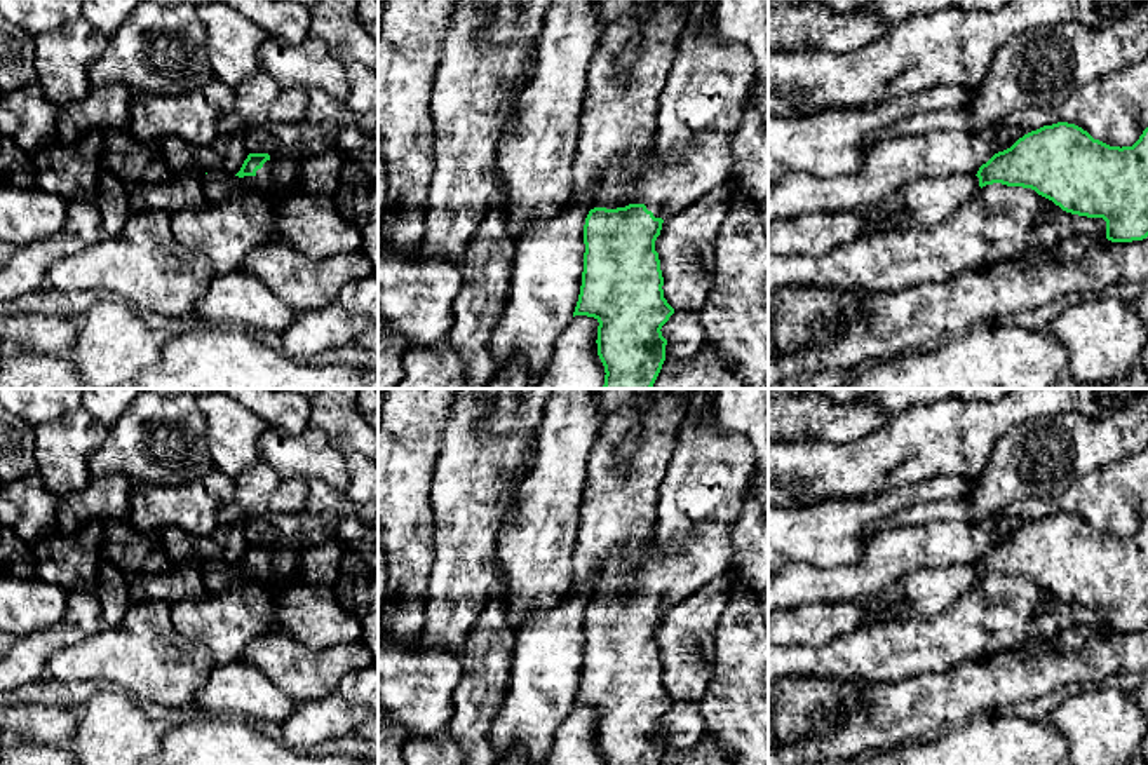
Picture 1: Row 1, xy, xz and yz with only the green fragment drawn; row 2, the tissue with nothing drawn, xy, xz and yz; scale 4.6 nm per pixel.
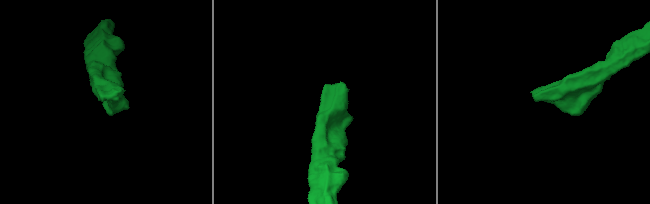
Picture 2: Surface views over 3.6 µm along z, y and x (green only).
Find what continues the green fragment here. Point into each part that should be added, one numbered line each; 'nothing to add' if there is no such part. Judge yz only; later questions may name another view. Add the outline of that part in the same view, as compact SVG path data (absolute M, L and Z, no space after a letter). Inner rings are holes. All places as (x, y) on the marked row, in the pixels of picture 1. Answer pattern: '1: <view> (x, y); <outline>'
1: yz (927, 201); M967 173L920 178L876 206L850 211L866 220L864 234L932 227L948 220L979 188L979 178Z

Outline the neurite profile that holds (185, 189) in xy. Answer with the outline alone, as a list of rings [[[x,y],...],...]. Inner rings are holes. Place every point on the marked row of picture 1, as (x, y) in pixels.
[[[178,171],[162,181],[129,185],[129,206],[138,211],[197,209],[207,202],[204,171]]]

